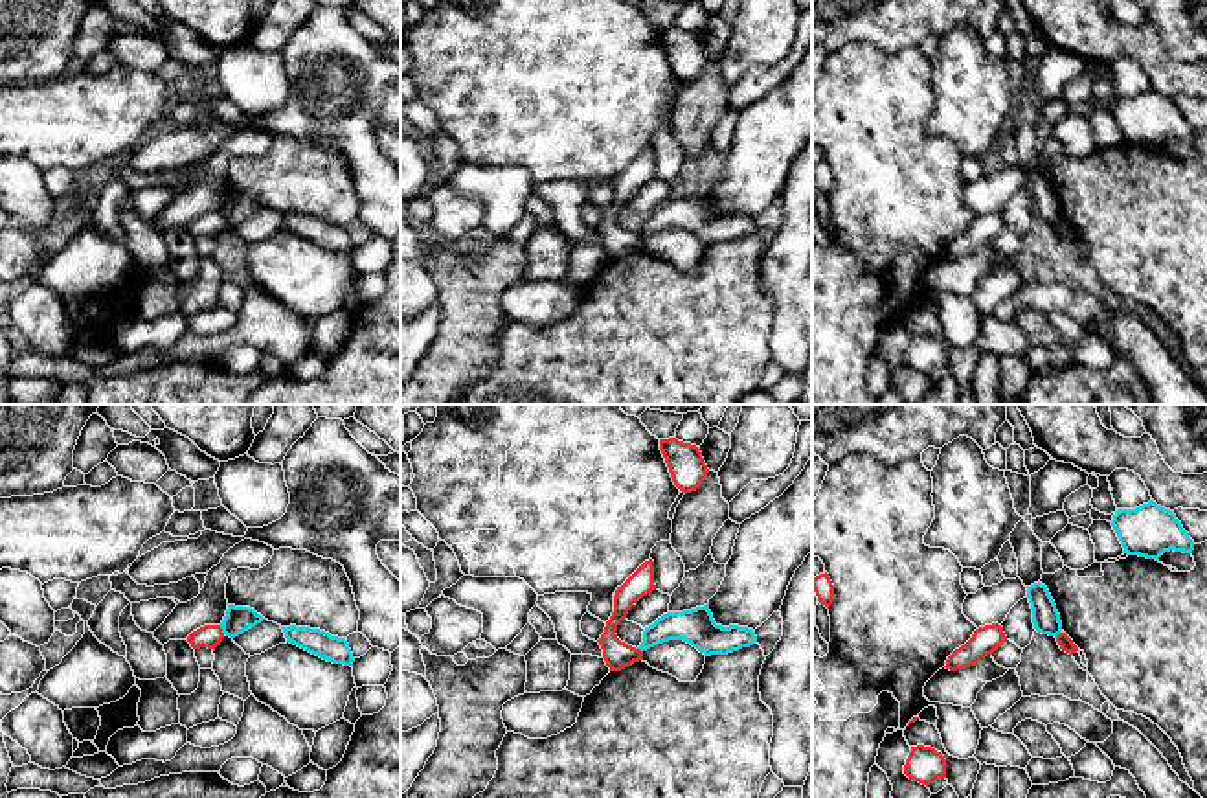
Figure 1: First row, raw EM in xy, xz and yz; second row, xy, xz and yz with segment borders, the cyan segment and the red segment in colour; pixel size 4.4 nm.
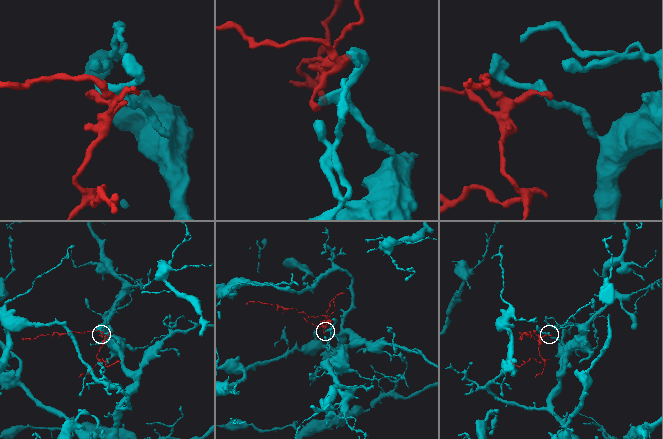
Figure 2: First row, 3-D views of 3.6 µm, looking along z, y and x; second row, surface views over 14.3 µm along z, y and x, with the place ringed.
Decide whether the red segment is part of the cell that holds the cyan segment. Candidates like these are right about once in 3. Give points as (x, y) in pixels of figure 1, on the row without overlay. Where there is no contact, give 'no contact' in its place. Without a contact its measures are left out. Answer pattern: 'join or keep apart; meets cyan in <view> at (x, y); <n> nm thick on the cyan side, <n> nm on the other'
keep apart; meets cyan in xy at (223, 217); 120 nm thick on the cyan side, 100 nm on the other

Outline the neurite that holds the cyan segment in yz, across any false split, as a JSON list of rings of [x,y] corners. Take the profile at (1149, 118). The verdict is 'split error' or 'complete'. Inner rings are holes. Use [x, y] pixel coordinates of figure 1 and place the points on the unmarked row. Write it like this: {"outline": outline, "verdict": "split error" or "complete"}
{"outline": [[[1154,88],[1135,97],[1117,97],[1111,114],[1128,143],[1156,147],[1165,140],[1192,142],[1194,129],[1170,97]]], "verdict": "complete"}

